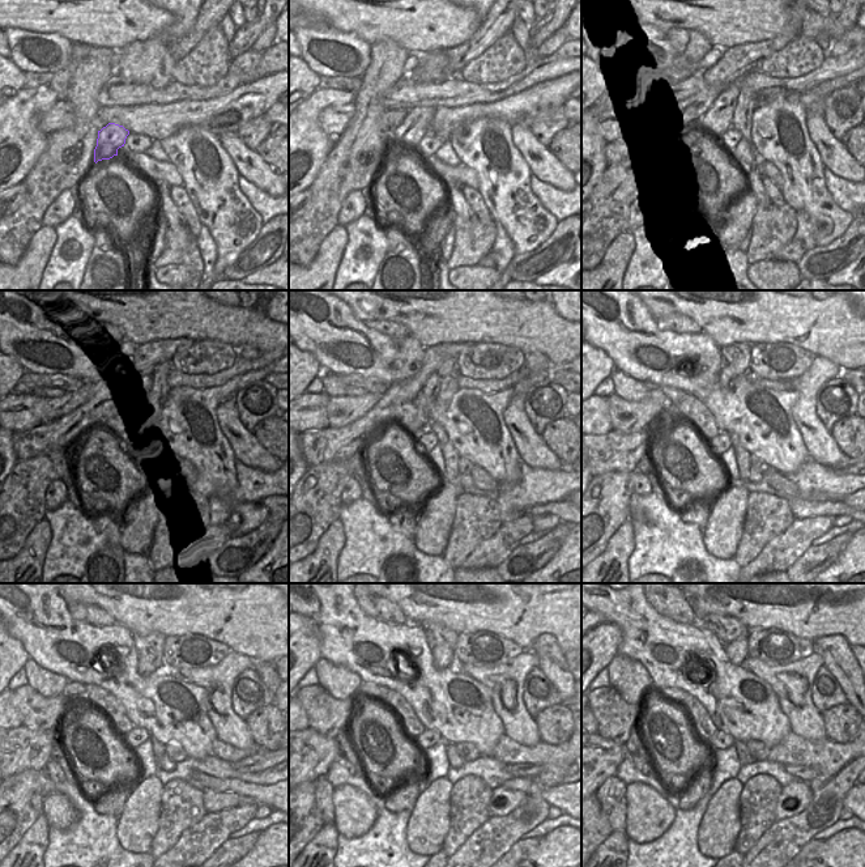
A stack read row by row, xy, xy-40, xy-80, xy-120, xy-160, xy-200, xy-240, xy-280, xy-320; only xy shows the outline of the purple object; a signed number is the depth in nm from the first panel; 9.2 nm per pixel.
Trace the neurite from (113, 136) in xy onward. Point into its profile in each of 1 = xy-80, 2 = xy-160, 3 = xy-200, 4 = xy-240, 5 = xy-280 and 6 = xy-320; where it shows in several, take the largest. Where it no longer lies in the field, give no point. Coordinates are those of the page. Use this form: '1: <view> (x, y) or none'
1: xy-80 (721, 111)
2: xy-160 (427, 398)
3: xy-200 (728, 377)
4: xy-240 (148, 663)
5: xy-280 (443, 655)
6: xy-320 (737, 650)

